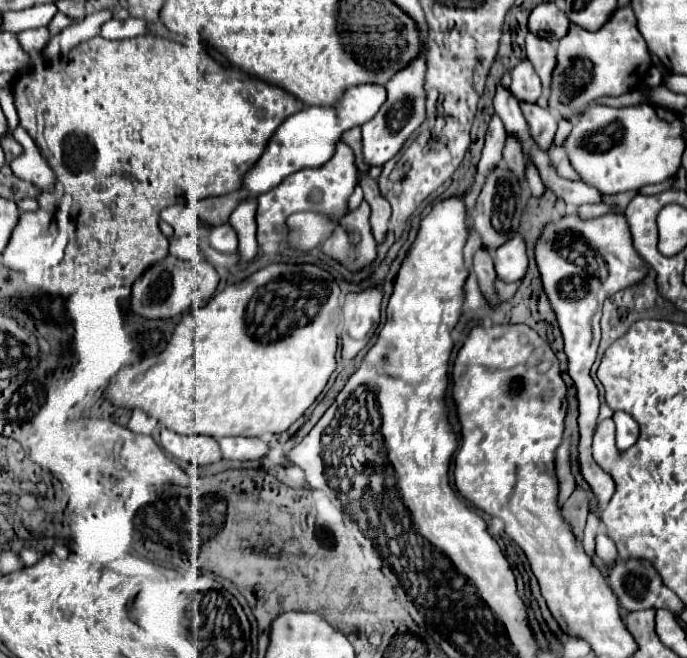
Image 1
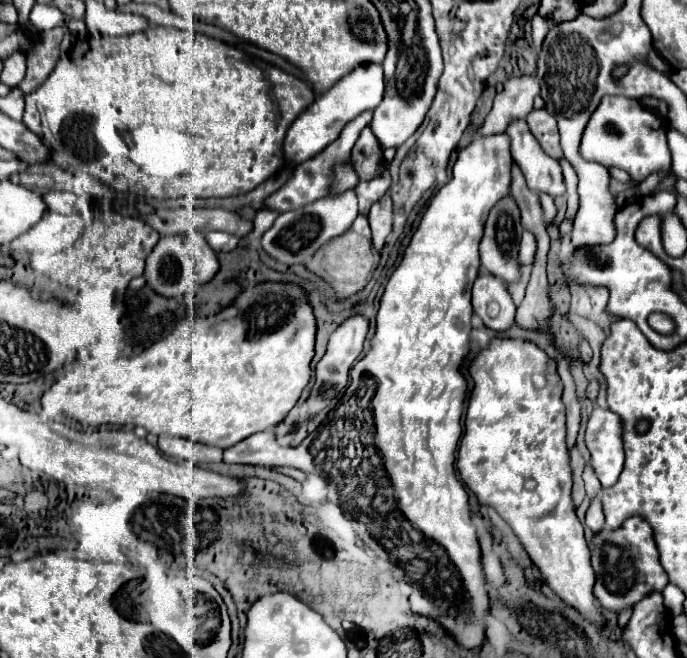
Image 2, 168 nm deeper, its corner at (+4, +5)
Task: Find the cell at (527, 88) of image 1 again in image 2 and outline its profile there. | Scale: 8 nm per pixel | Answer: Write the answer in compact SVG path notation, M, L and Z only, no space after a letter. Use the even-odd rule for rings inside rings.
M522 74L512 76L504 82L502 92L496 94L494 106L484 122L484 126L478 130L480 136L500 134L506 130L508 122L514 118L526 118L526 114L532 110L532 100L540 92L540 86L536 84L534 74Z

